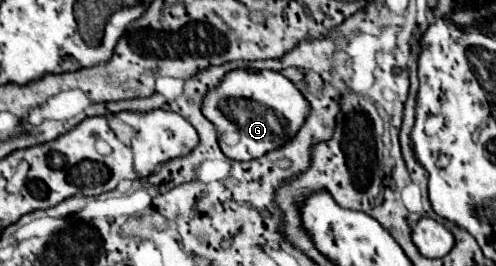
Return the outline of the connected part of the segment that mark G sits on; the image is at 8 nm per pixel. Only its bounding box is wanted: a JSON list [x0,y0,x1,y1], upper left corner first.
[200,69,308,161]

